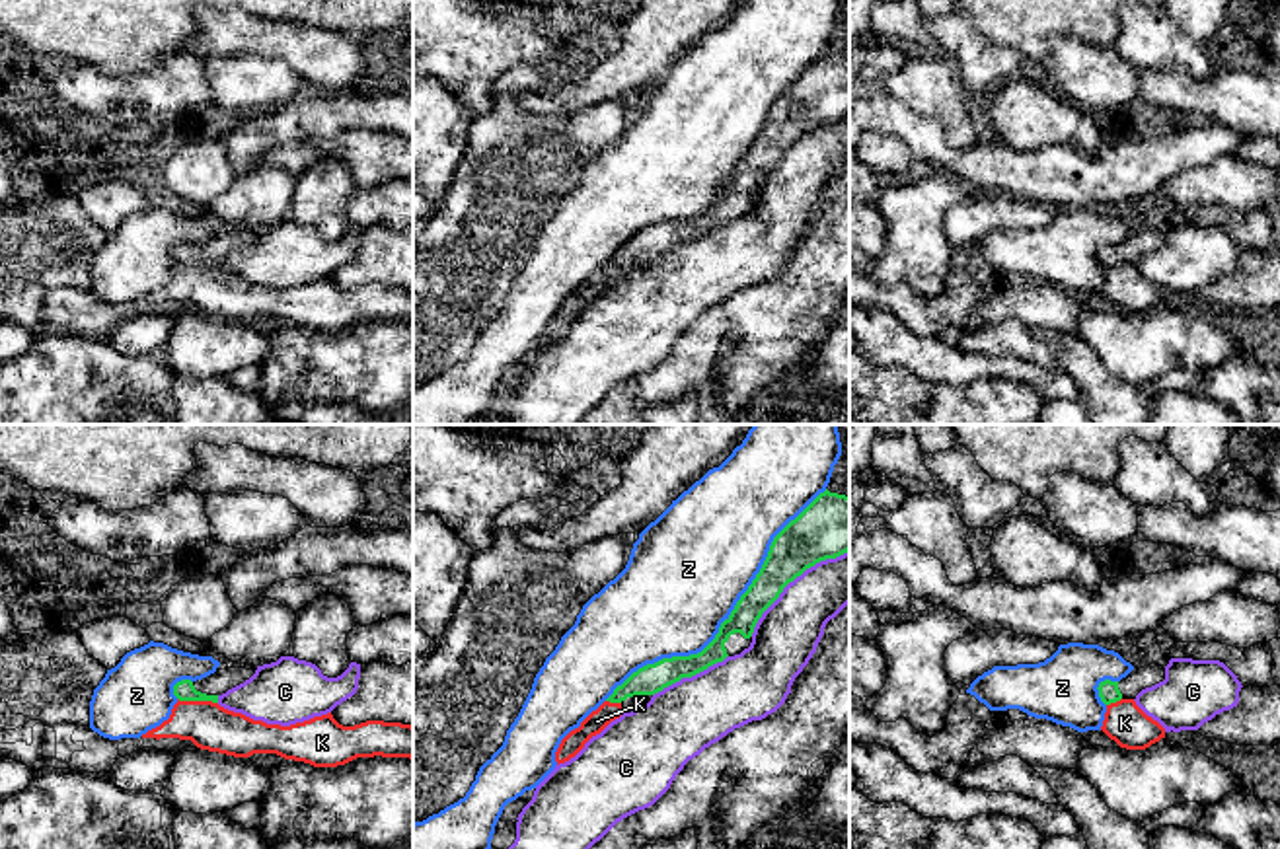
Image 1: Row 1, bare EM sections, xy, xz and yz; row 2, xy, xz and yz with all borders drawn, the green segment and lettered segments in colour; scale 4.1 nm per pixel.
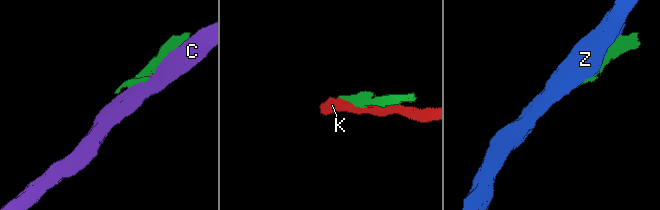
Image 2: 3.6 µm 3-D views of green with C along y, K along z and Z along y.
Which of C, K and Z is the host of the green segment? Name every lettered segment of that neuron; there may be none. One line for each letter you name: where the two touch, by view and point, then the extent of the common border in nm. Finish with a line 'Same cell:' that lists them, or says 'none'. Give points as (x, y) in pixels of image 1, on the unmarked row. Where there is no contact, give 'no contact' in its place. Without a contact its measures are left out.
Same cell: none

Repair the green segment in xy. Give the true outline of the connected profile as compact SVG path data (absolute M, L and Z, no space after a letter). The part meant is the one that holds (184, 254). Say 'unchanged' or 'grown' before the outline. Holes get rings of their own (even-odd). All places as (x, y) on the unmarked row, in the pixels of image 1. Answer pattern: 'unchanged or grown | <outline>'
grown | M228 226L220 228L214 238L191 245L181 243L173 249L173 259L179 265L212 265L218 267L218 261L226 257L228 253L244 247L255 238L257 230L251 228L238 228Z

